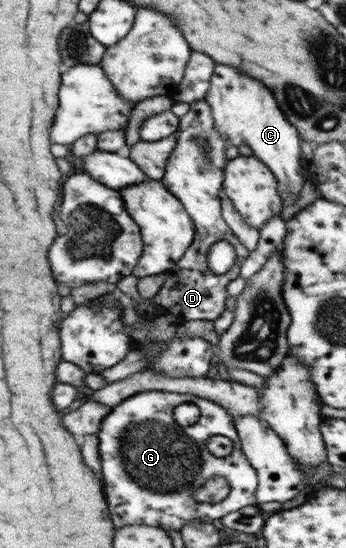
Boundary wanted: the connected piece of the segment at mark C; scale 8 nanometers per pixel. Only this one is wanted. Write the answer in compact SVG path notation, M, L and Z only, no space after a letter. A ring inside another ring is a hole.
M216 64L209 90L203 100L211 107L215 131L221 133L222 139L229 146L238 147L246 143L253 150L254 156L264 162L275 175L283 202L293 205L307 180L299 147L301 140L295 126L279 110L273 92L265 88L259 80L253 80L233 66Z

